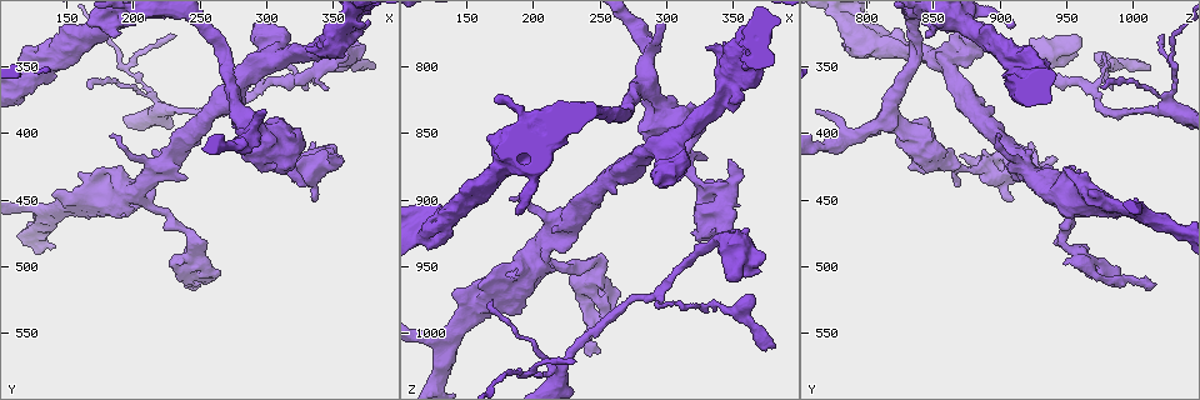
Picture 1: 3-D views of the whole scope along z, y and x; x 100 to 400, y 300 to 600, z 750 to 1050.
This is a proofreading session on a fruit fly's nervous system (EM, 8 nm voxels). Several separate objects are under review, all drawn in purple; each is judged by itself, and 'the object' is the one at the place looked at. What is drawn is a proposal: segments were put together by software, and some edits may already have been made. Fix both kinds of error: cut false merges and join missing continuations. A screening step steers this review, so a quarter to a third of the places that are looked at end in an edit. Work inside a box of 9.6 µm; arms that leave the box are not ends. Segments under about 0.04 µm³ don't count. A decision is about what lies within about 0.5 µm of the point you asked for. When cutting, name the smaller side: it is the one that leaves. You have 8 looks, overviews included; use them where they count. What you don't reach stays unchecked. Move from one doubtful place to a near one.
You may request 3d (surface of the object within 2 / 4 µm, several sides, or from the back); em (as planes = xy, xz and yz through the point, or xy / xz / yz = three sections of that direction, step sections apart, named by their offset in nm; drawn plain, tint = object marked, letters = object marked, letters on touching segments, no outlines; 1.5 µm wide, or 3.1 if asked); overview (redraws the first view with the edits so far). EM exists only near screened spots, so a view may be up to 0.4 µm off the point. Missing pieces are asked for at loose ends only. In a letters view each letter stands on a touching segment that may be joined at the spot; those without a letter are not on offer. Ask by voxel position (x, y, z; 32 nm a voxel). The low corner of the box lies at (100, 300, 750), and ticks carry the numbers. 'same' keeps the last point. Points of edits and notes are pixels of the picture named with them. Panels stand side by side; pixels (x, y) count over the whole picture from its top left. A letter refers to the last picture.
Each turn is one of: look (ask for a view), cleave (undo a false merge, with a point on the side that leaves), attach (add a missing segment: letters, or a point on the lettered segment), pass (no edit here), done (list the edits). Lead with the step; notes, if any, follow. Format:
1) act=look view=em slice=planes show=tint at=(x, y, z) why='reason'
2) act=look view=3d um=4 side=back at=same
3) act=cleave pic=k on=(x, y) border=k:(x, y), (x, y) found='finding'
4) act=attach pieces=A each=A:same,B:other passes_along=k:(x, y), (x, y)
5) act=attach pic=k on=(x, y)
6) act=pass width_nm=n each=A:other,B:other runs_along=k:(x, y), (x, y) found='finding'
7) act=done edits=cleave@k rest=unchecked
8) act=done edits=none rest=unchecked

act=look view=3d um=2 at=(330, 440, 868) why='branch stops here'

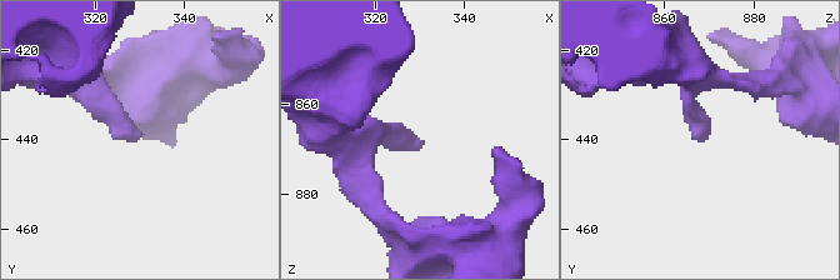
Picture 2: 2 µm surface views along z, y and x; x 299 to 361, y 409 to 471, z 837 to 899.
act=look view=em slice=planes show=letters at=(330, 439, 868) why='now the EM'

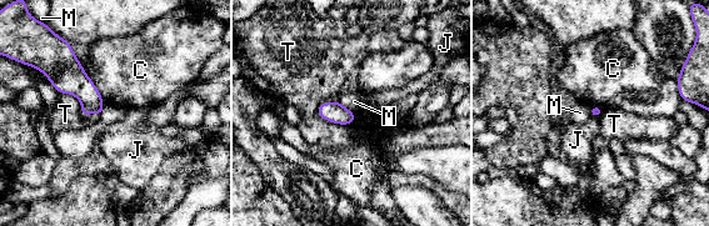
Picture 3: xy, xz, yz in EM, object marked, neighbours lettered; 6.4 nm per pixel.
act=pass each=C:other,J:other,M:other,T:other border=3:(340, 101), (354, 112) found='none of them fits'

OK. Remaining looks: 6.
act=look view=3d um=4 side=back at=(332, 334, 788) why='stops while still wide'

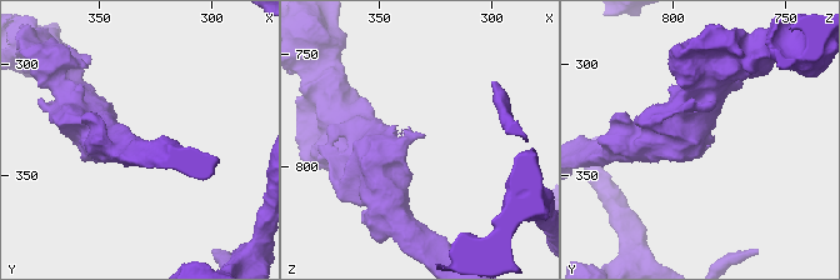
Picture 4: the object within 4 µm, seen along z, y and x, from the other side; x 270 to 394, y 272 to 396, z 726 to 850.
act=look view=em slice=xy step=4 show=letters at=(330, 335, 786) why='now the EM'

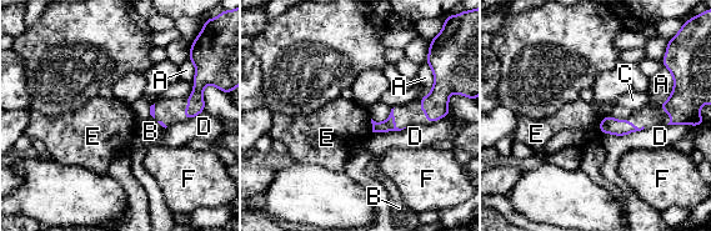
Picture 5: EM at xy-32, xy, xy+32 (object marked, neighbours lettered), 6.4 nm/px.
act=look view=em slice=planes show=letters at=same

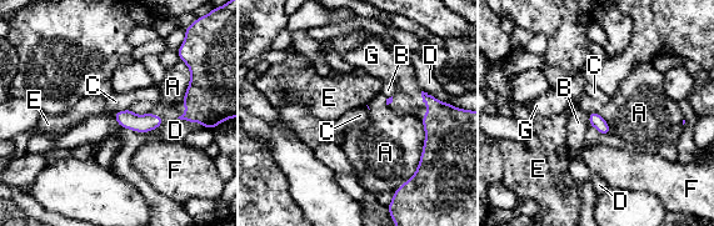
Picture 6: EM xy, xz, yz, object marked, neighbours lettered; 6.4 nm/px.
act=attach pieces=G each=A:other,B:other,C:other,D:other,E:other,F:other,G:same passes_along=6:(450, 132), (425, 104), (408, 100) found='it goes on there'

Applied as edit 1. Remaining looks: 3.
act=look view=overview

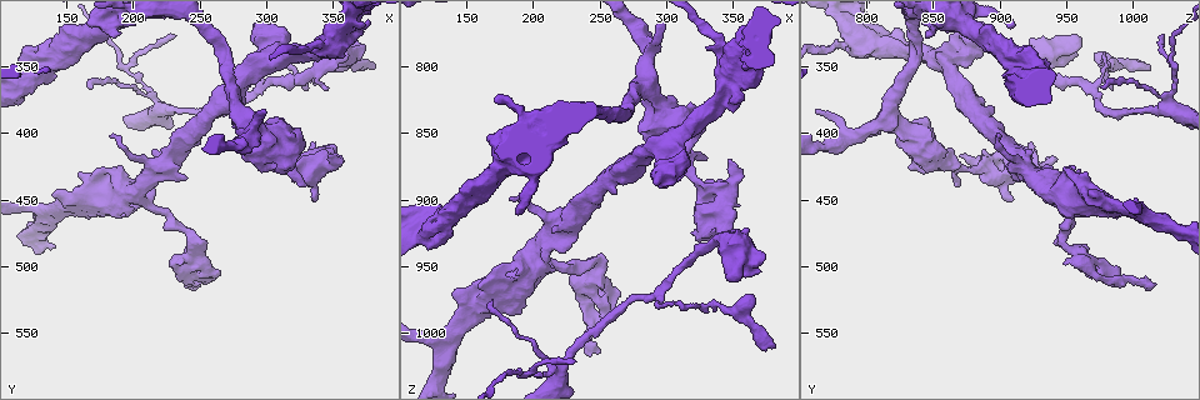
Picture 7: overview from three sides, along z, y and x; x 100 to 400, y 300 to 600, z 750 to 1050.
act=look view=em slice=xy step=4 show=letters at=(248, 514, 1014) why='thin end'

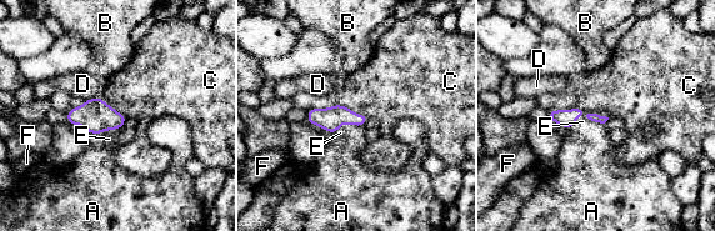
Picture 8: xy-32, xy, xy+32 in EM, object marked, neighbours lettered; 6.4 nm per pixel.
act=pass each=A:other,B:other,C:other,D:other,E:other,F:other runs_along=8:(551, 114), (584, 113), (602, 119) found='no lettered segment goes on from it'

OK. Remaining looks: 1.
act=done edits=attach@6 rest=unchecked

